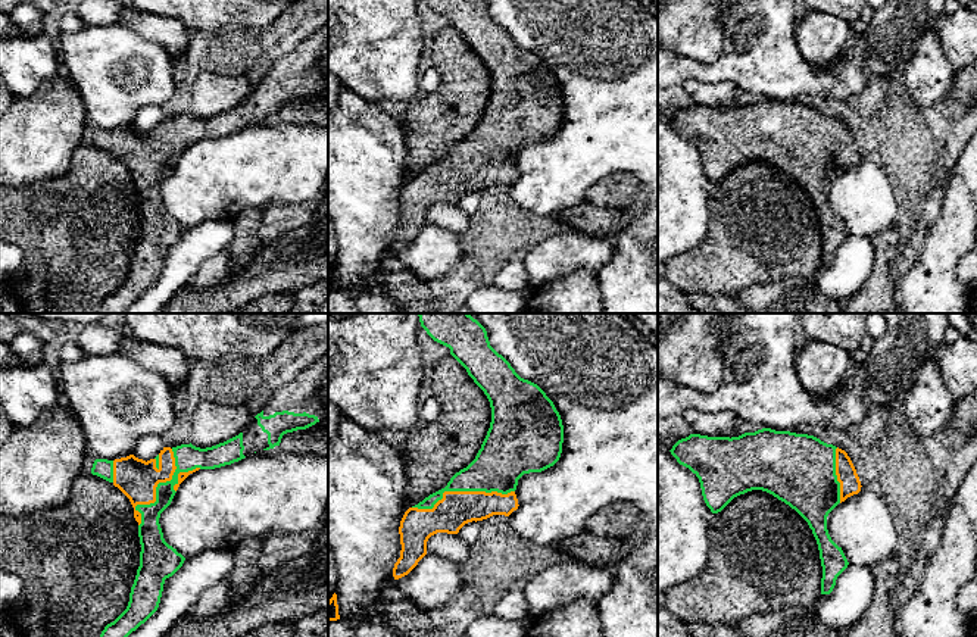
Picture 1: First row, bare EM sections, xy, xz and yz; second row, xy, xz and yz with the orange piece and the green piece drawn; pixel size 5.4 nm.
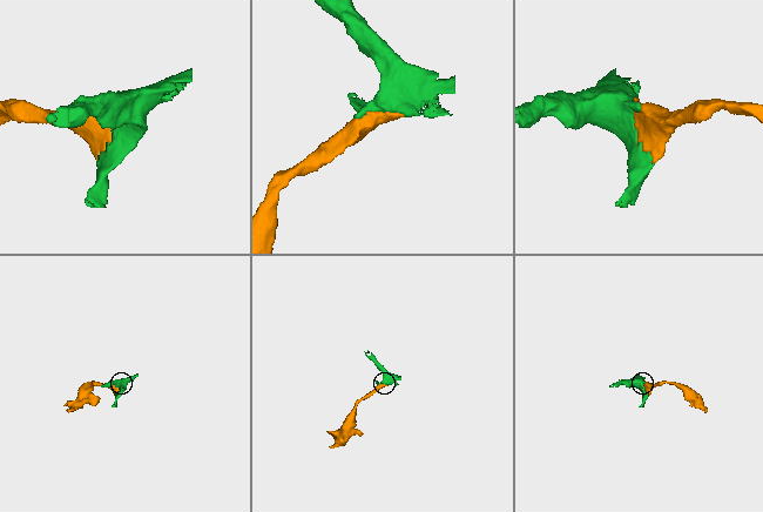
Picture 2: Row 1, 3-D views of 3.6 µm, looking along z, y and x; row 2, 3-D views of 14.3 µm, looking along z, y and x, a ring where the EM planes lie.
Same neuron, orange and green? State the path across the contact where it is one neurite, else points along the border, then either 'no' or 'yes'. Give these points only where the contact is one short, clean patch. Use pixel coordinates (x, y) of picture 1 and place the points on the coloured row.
yes

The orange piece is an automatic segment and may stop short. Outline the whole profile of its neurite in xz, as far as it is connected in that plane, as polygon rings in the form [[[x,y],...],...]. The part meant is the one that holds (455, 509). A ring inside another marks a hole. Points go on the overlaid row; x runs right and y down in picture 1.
[[[418,313],[418,316],[427,334],[449,347],[450,355],[484,391],[491,408],[491,422],[475,459],[456,472],[444,488],[405,512],[399,527],[402,550],[393,568],[394,580],[408,575],[427,555],[427,541],[431,535],[458,534],[468,522],[493,515],[509,516],[516,510],[518,480],[524,474],[553,466],[561,458],[564,443],[564,425],[553,402],[537,384],[521,378],[490,346],[487,331],[477,319],[469,313]]]

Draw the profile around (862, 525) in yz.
[[[865,485],[828,513],[827,530],[849,565],[871,568],[898,550],[899,534],[889,506]]]

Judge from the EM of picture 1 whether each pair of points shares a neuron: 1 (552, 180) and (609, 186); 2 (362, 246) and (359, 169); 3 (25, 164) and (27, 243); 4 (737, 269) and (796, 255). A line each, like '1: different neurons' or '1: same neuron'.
1: different neurons
2: same neuron
3: different neurons
4: same neuron

